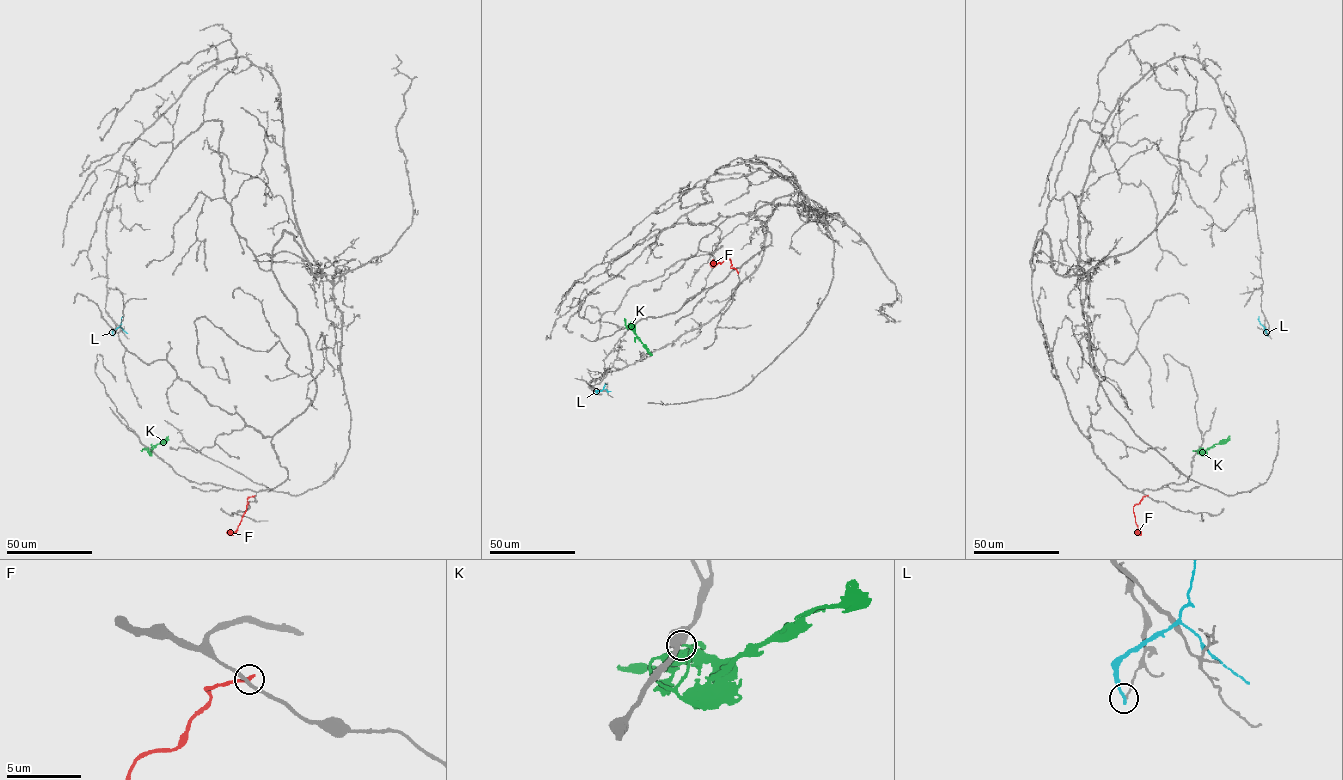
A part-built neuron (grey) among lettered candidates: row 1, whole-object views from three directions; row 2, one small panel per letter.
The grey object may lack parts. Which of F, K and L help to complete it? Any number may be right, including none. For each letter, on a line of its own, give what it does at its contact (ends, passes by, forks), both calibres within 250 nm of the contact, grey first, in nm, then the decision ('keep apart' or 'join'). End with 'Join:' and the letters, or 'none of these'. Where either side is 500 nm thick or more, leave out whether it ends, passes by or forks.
F: it ends there; 240 nm thick on the grey side, 280 nm on the other; keep apart
K: 600 nm thick on the grey side, 140 nm on the other; keep apart
L: it ends there; 150 nm thick on the grey side, 200 nm on the other; keep apart
Join: none of these

